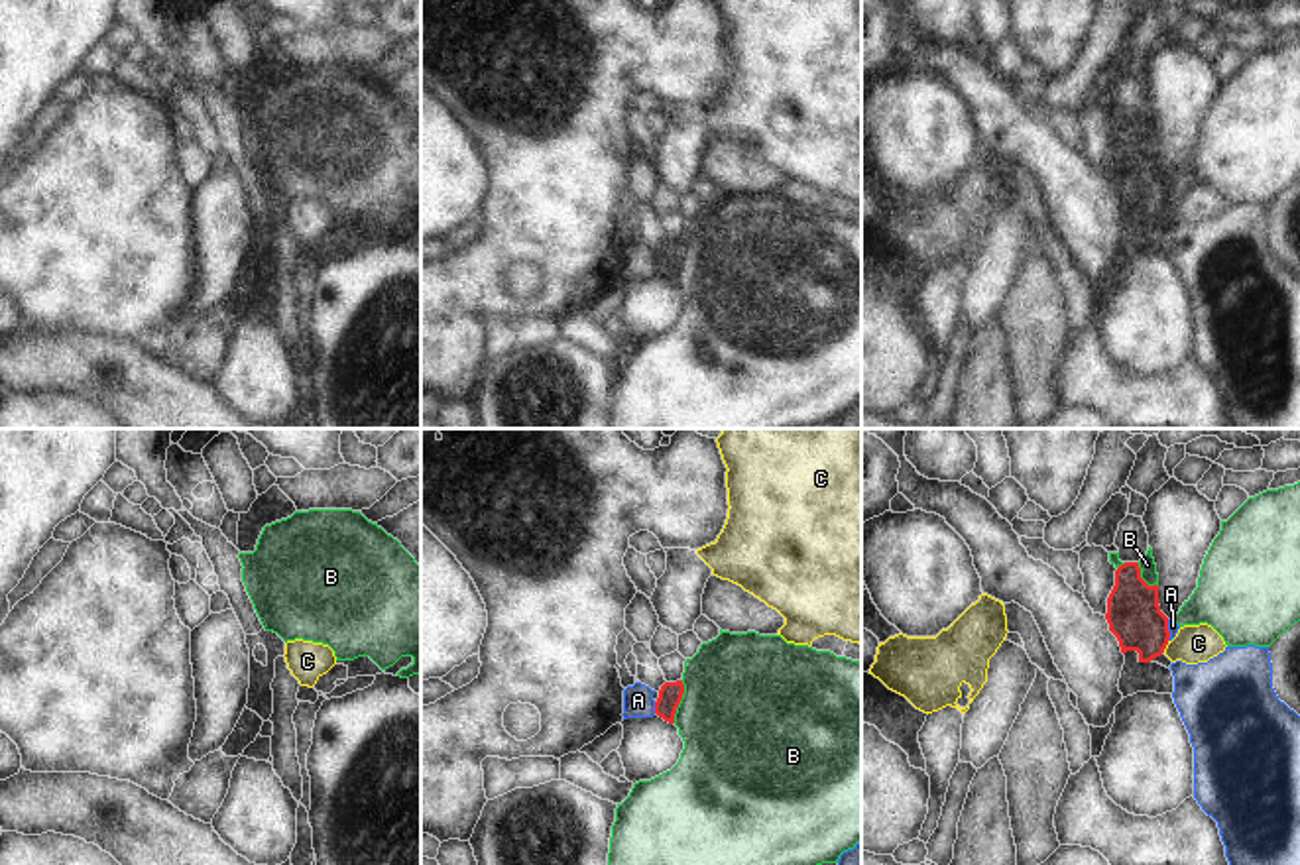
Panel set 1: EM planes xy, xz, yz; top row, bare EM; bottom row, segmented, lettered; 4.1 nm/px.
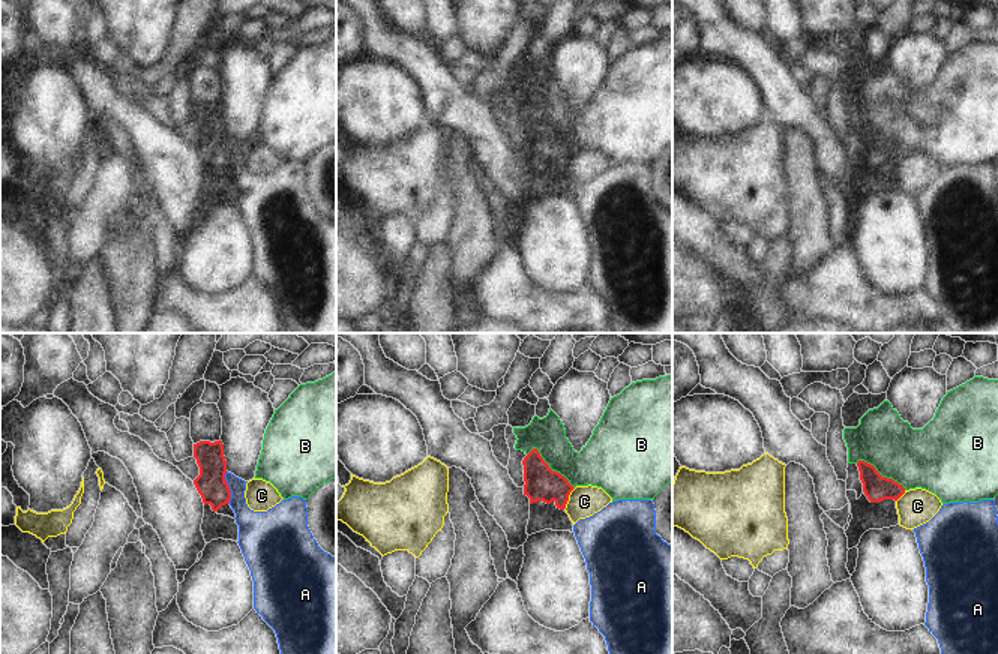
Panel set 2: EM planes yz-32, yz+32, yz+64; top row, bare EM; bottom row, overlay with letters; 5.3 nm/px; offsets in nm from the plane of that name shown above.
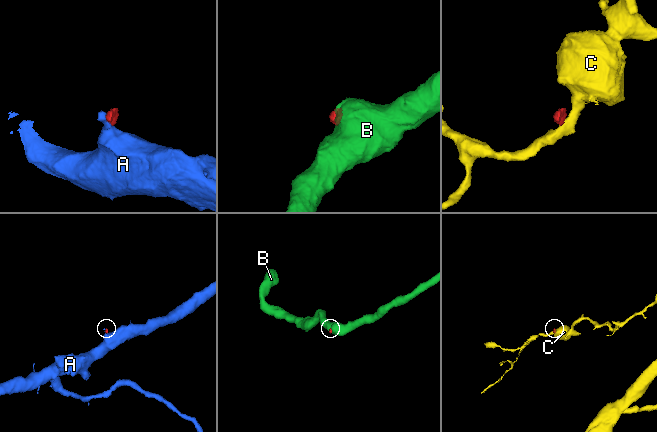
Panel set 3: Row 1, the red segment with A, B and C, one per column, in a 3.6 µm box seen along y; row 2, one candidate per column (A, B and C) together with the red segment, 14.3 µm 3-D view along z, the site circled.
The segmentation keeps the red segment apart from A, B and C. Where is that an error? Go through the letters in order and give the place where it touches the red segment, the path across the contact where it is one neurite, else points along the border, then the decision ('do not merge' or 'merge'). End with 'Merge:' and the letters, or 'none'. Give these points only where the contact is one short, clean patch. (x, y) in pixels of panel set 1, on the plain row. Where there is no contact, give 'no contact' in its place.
A: xz (655, 268) | along xz (653, 262), (655, 272) | do not merge
B: xz (679, 262) | across xz (671, 252), (679, 262), (738, 278) | merge
C: yz (1165, 207) | along yz (1169, 201), (1163, 211) | do not merge
Merge: B

